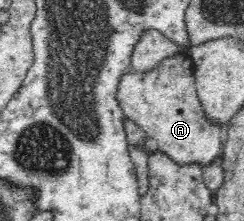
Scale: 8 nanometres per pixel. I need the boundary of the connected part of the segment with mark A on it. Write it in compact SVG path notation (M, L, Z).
M188 52L164 57L154 69L130 70L119 77L116 100L123 114L156 139L158 149L178 165L210 165L221 153L224 131L220 122L206 116L197 95L195 64Z

